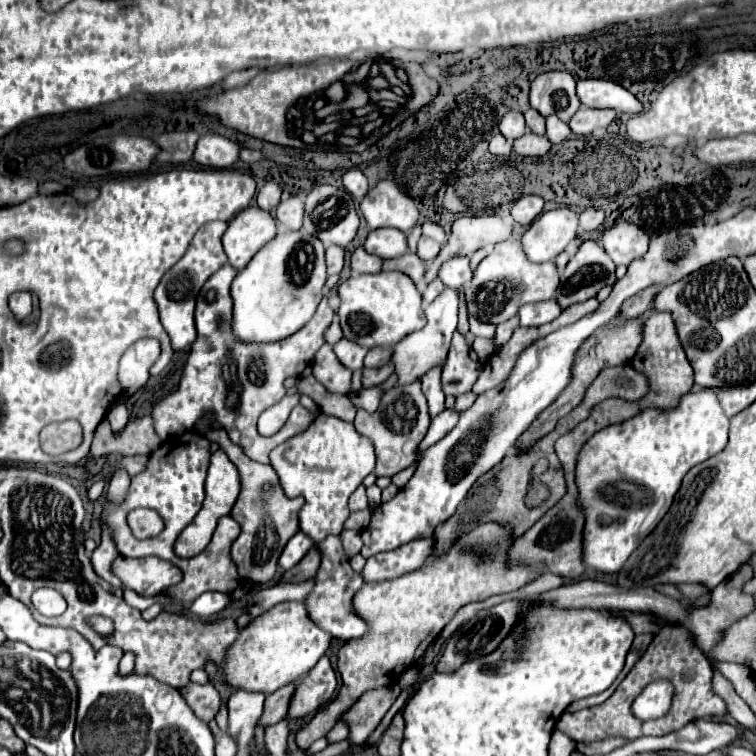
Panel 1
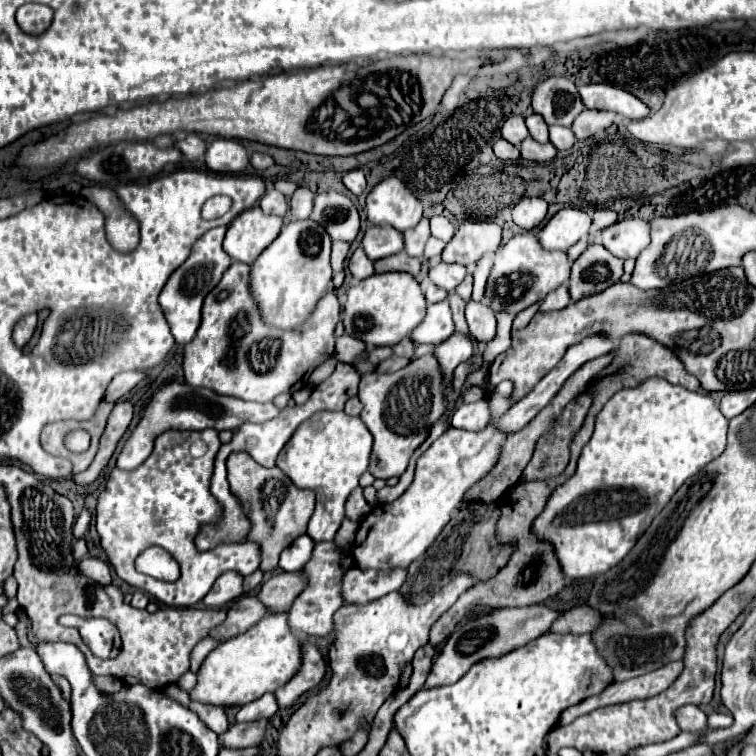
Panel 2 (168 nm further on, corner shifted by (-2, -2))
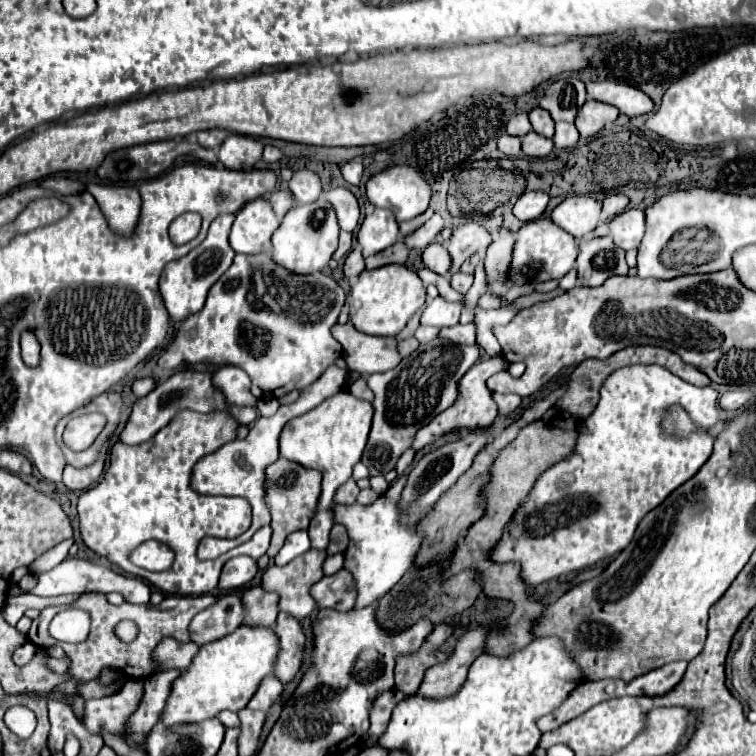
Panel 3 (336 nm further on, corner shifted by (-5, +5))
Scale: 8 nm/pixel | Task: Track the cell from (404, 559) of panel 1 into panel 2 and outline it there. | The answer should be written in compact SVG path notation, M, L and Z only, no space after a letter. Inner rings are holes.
M350 568L342 578L342 594L346 602L364 604L400 590L406 582L406 570L362 570Z

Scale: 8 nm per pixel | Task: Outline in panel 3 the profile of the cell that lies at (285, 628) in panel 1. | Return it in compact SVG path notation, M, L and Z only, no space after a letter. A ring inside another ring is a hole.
M241 625L231 635L203 645L193 657L191 665L173 681L159 719L165 723L165 727L175 727L181 723L201 723L205 719L217 717L225 709L235 713L241 711L257 691L261 679L273 673L277 653L279 643L271 627Z

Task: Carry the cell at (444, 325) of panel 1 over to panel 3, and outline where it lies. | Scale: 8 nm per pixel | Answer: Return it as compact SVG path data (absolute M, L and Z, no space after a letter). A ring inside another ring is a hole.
M435 297L427 303L421 325L437 325L437 327L451 327L459 323L461 315L461 303L449 303L443 297Z

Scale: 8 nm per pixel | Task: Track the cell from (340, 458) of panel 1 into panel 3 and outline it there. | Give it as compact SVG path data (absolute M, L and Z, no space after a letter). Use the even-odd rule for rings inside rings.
M347 389L339 391L337 395L331 395L325 399L325 403L317 405L315 409L307 411L305 415L297 415L285 423L281 435L279 435L279 453L285 459L297 461L303 467L317 469L323 473L323 491L319 497L319 511L313 517L309 525L309 537L311 547L317 551L325 551L329 543L329 531L333 527L333 495L339 485L345 483L345 479L351 477L353 465L361 459L361 453L367 445L369 429L371 429L371 417L373 417L373 405L369 401L363 401L355 395L351 395Z

